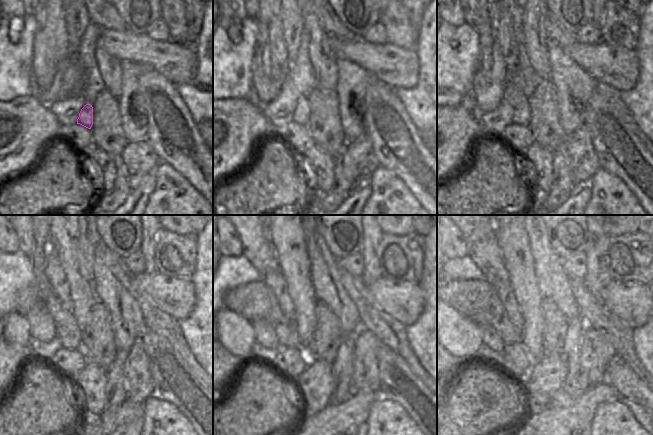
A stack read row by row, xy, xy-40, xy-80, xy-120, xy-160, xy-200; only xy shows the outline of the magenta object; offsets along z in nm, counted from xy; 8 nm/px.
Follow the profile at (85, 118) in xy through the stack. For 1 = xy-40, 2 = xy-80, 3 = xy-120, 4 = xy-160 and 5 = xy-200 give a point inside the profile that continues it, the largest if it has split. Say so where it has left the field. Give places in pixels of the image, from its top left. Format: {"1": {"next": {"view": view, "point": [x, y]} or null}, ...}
{"1": {"next": {"view": "xy-40", "point": [301, 114]}}, "2": {"next": {"view": "xy-80", "point": [513, 94]}}, "3": {"next": {"view": "xy-120", "point": [67, 331]}}, "4": {"next": {"view": "xy-160", "point": [255, 301]}}, "5": {"next": {"view": "xy-200", "point": [477, 300]}}}

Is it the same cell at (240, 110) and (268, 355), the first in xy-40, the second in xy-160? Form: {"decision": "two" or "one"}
{"decision": "two"}

